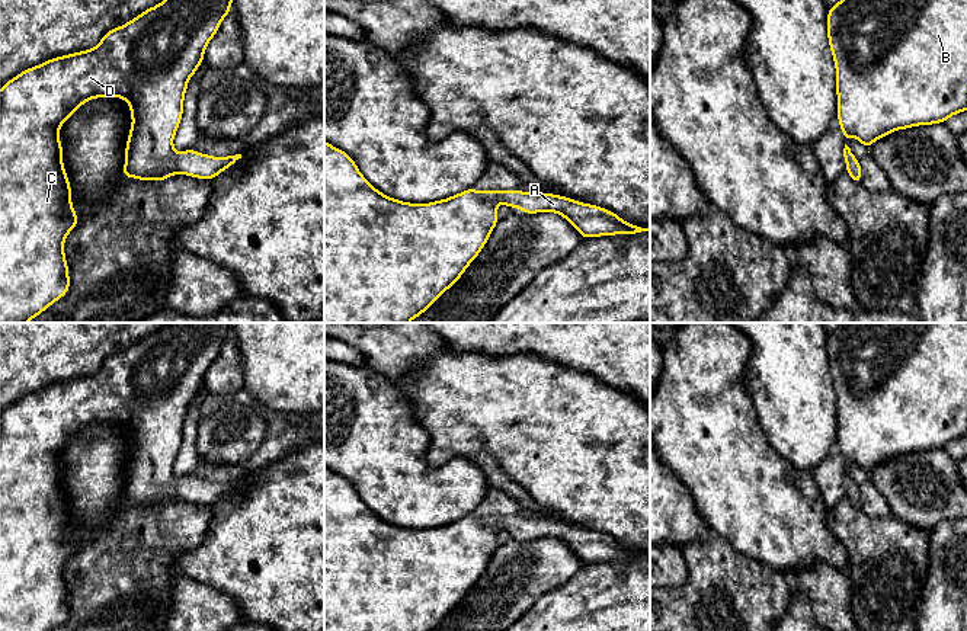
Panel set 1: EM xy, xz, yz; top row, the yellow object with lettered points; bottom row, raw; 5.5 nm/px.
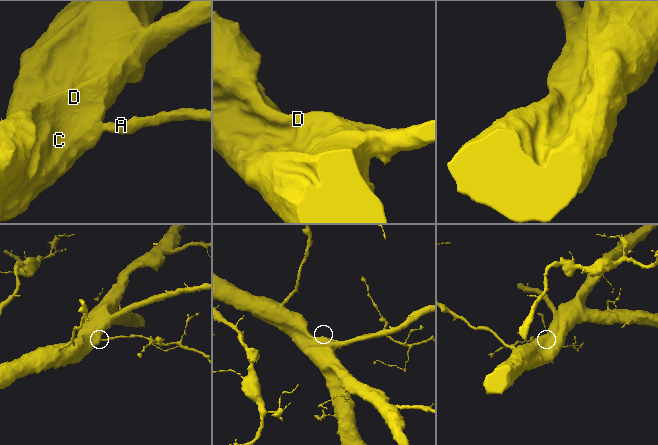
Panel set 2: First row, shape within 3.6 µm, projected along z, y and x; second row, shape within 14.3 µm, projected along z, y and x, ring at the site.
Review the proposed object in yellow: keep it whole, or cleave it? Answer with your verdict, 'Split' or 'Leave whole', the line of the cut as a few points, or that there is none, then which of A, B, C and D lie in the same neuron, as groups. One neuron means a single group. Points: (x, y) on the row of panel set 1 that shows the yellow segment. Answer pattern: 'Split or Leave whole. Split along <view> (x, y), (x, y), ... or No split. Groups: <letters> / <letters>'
Leave whole. No split. Groups: A B C D

